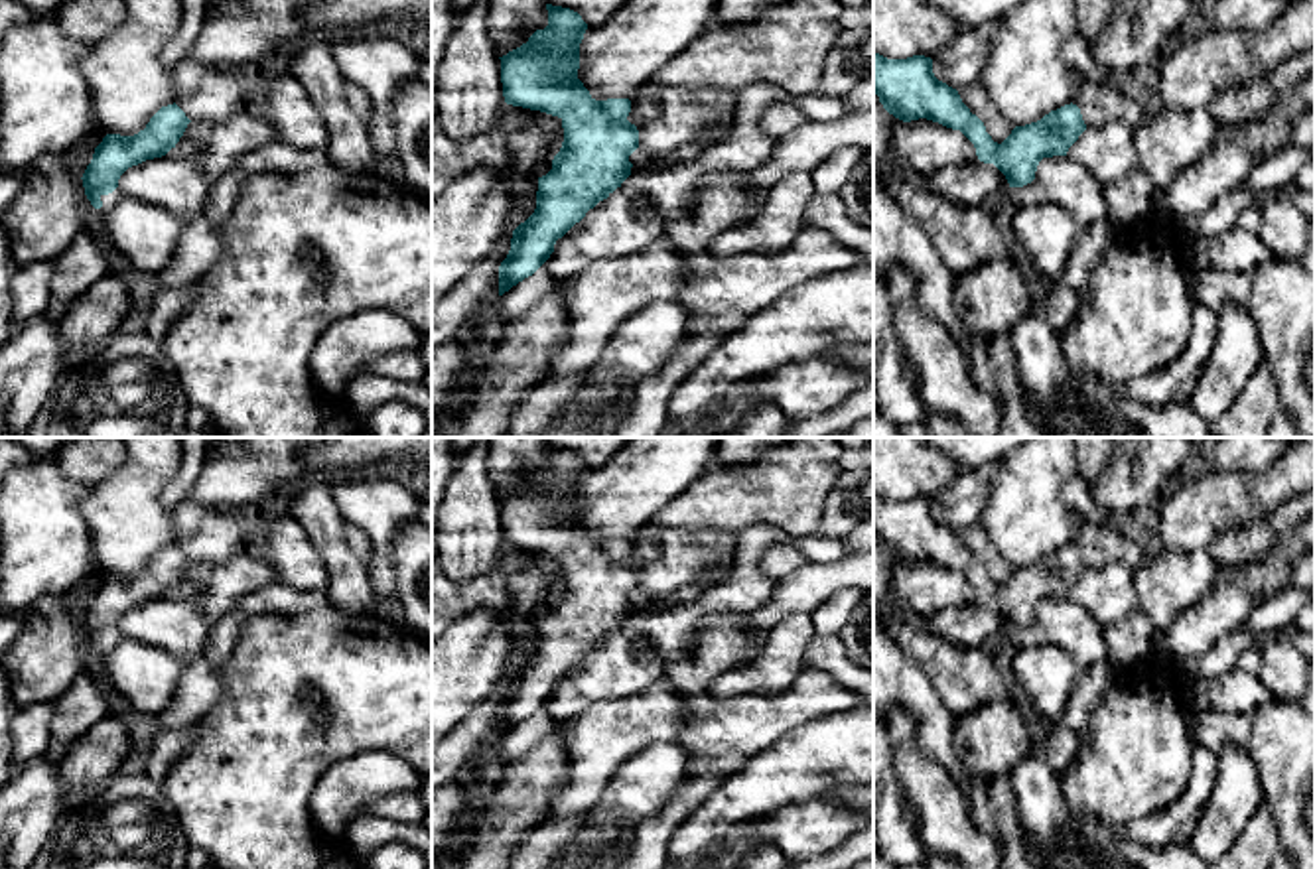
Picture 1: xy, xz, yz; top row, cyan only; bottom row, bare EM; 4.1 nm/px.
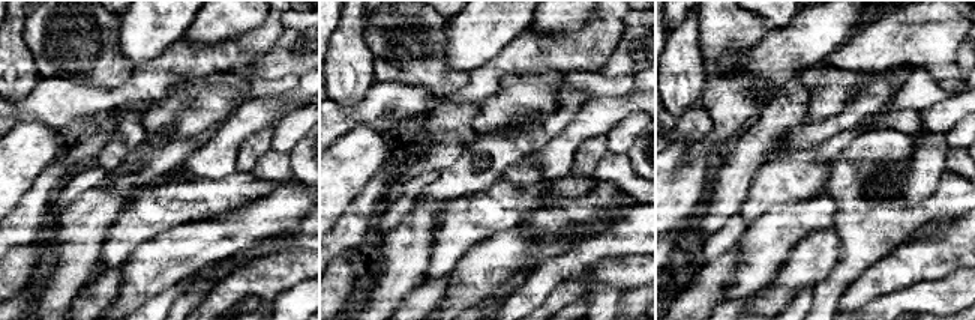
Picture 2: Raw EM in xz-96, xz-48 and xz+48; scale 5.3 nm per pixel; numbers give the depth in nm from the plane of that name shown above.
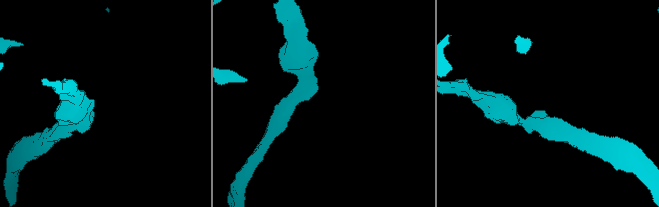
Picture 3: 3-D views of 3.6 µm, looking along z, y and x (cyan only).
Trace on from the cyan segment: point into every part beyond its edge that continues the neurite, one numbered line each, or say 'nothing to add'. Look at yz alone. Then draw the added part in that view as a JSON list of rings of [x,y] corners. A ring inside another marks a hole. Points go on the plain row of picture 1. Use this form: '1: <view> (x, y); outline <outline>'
nothing to add

